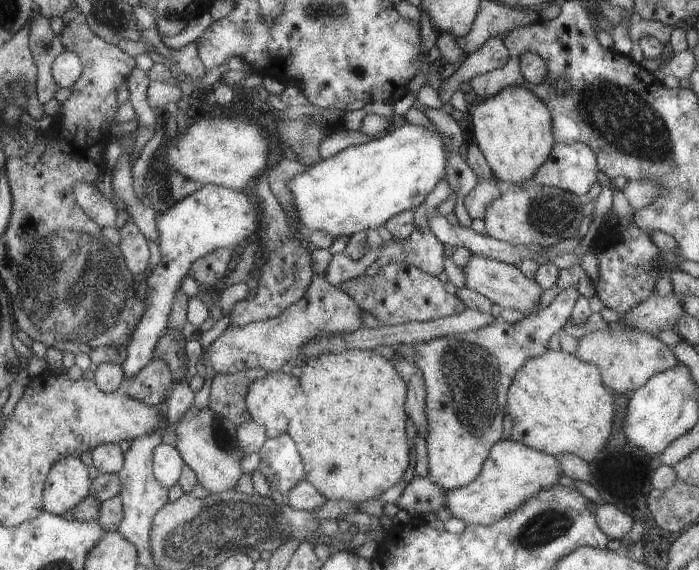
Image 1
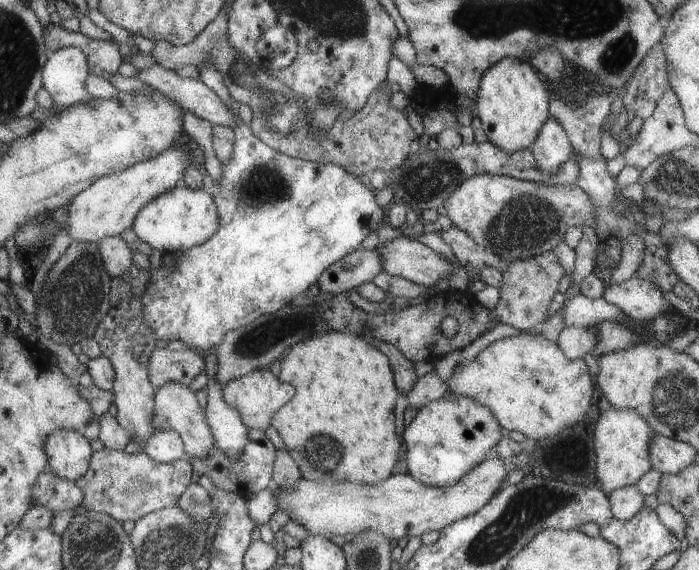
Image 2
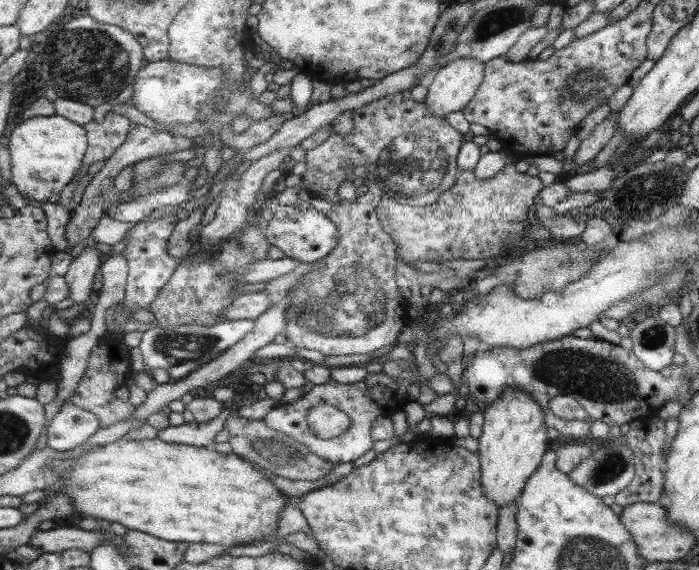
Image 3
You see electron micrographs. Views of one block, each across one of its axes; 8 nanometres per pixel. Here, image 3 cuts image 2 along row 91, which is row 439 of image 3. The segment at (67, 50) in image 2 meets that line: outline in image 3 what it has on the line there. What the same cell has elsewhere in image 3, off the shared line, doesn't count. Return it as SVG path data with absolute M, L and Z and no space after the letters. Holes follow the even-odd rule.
M67 399L49 419L47 447L56 452L73 450L99 429L97 416L77 407Z

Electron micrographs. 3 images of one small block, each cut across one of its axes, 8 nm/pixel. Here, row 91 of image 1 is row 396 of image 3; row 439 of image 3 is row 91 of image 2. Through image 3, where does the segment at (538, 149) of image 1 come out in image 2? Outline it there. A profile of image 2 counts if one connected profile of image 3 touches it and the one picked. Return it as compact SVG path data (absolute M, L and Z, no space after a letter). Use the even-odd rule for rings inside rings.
M507 56L487 68L479 80L479 96L474 106L477 109L476 116L487 141L503 152L528 148L537 138L539 128L549 118L549 94L527 63Z

